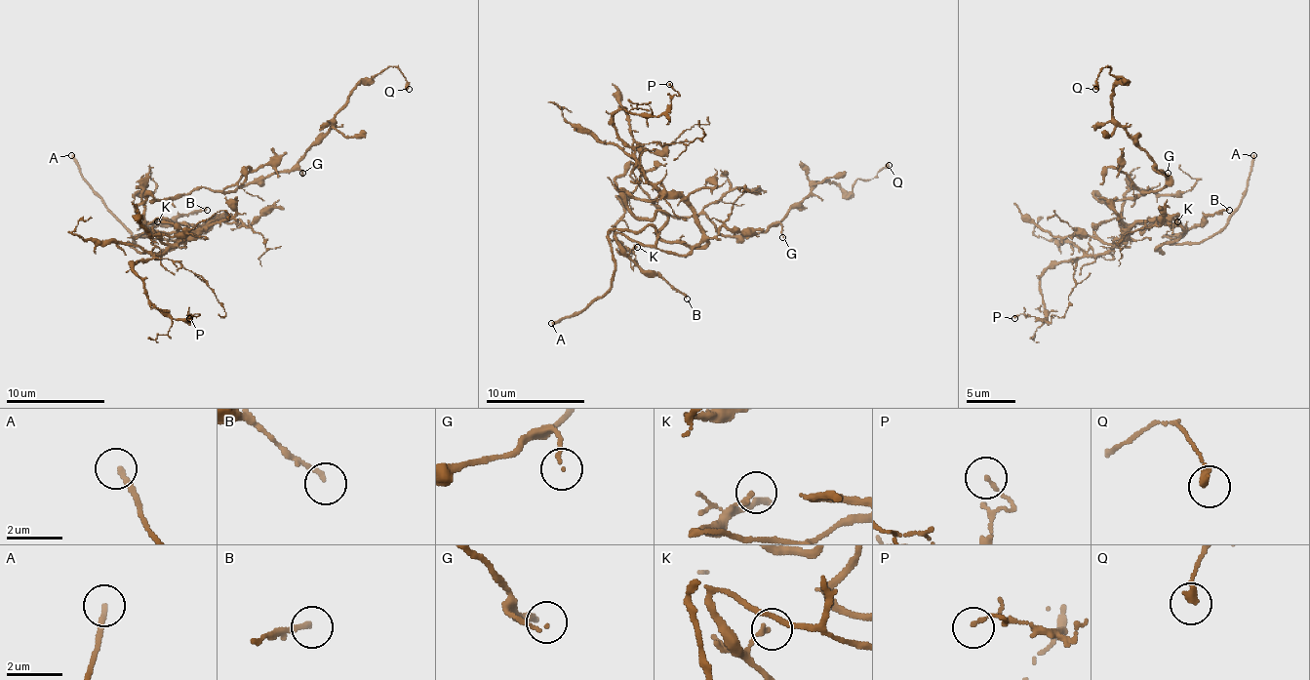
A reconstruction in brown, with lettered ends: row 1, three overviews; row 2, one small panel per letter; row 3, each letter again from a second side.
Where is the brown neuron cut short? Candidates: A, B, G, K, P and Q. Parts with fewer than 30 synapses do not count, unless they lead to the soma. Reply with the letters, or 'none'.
A

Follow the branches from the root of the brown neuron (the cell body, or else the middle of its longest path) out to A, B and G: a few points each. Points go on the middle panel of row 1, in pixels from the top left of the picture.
A: (622, 190), (679, 197), (701, 239), (666, 254), (650, 224), (613, 229), (613, 284), (551, 323)
B: (622, 190), (640, 200), (679, 197), (692, 210), (701, 239), (687, 254), (617, 237), (645, 271), (687, 299)
G: (622, 190), (615, 180), (627, 173), (674, 217), (703, 215), (721, 234), (753, 234), (780, 224), (782, 237)

